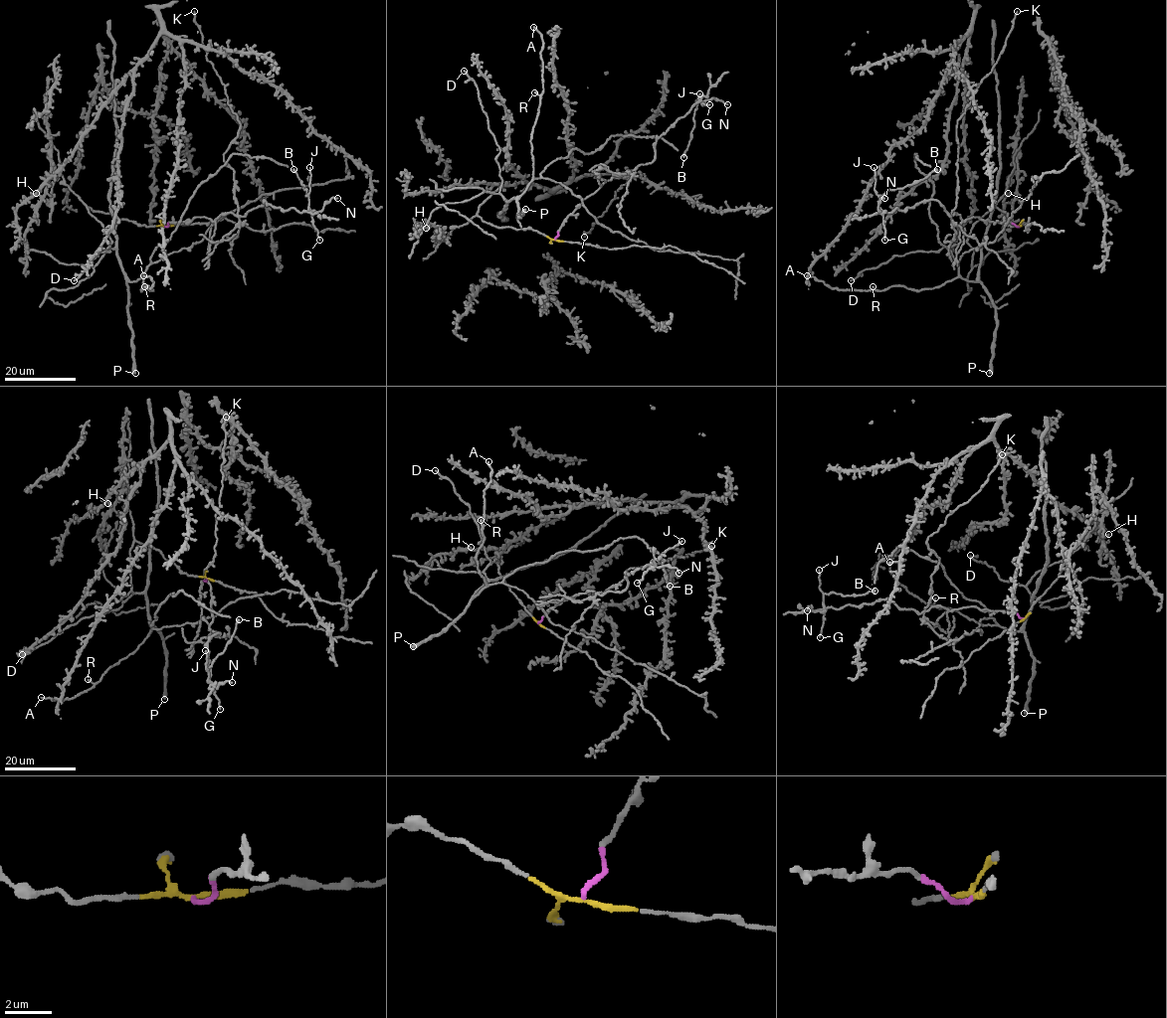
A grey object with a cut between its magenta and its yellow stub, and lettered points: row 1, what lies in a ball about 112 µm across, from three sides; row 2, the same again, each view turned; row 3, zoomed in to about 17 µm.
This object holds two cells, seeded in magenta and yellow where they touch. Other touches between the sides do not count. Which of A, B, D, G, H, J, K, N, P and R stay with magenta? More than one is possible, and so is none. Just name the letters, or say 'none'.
B, G, J, K, N

